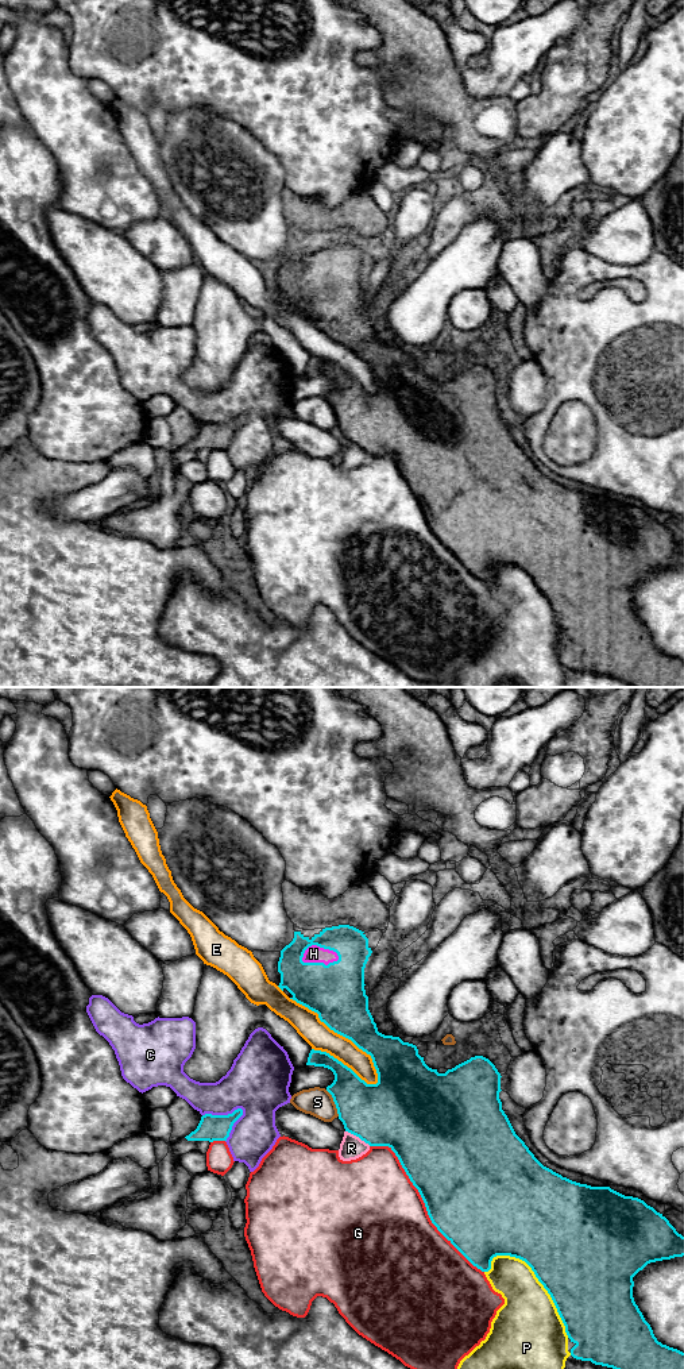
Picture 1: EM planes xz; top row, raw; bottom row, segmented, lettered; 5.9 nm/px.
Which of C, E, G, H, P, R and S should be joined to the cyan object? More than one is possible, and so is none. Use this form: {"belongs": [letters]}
{"belongs": ["H"]}

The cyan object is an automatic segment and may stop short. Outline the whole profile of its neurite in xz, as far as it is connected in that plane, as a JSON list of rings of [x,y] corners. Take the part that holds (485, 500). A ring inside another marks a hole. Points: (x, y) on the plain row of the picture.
[[[339,234],[325,236],[312,247],[305,246],[301,240],[294,240],[293,250],[281,259],[278,270],[278,281],[281,282],[281,292],[278,296],[282,300],[286,297],[293,304],[290,308],[317,321],[320,329],[331,339],[351,348],[359,358],[370,363],[372,367],[378,382],[378,392],[367,393],[351,377],[329,362],[314,358],[309,362],[306,374],[324,375],[331,378],[335,383],[335,389],[326,396],[326,400],[333,406],[339,428],[343,431],[345,440],[359,446],[370,455],[389,455],[395,462],[410,490],[418,498],[432,532],[474,575],[482,581],[488,581],[491,578],[491,570],[496,564],[510,564],[525,570],[550,603],[565,635],[565,641],[571,651],[575,652],[571,657],[571,664],[573,667],[612,676],[631,684],[633,687],[684,687],[684,662],[657,649],[650,633],[645,629],[633,606],[633,586],[650,571],[683,566],[684,545],[676,540],[662,522],[657,521],[644,509],[625,505],[610,495],[591,495],[572,490],[544,475],[529,459],[525,451],[515,443],[507,424],[502,419],[502,410],[499,408],[499,401],[502,400],[502,385],[488,367],[475,365],[455,377],[448,378],[445,382],[438,382],[437,378],[432,378],[425,373],[424,366],[418,363],[416,354],[403,351],[399,346],[379,342],[368,319],[368,305],[364,298],[364,277],[371,262],[372,259],[368,255],[368,247],[364,240],[349,234]]]

